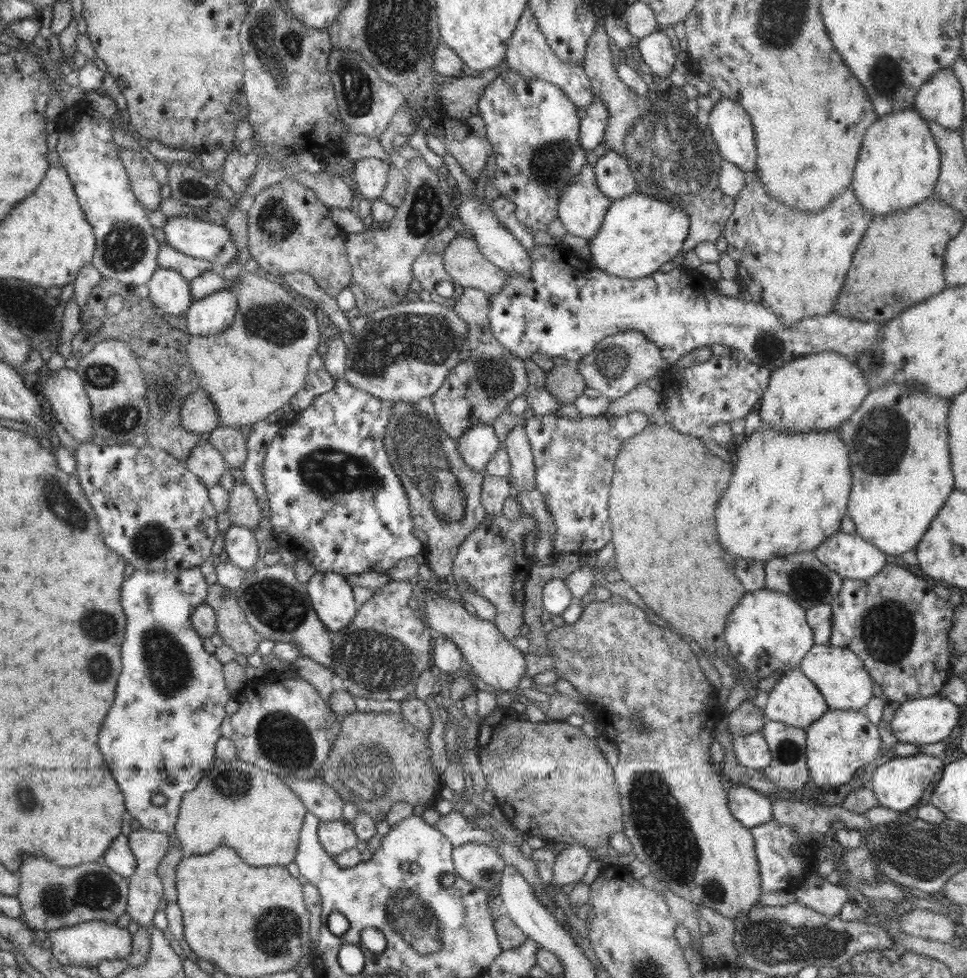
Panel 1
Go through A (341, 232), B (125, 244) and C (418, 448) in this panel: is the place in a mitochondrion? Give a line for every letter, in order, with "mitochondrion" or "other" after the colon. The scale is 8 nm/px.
A: other
B: mitochondrion
C: mitochondrion

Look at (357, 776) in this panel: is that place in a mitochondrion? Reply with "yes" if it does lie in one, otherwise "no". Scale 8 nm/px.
yes

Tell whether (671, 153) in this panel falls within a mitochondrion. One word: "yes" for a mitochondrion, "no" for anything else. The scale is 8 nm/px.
yes

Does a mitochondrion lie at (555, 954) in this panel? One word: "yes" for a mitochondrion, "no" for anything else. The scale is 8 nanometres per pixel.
no

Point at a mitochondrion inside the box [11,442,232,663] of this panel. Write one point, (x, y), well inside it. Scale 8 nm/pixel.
(151, 542)

